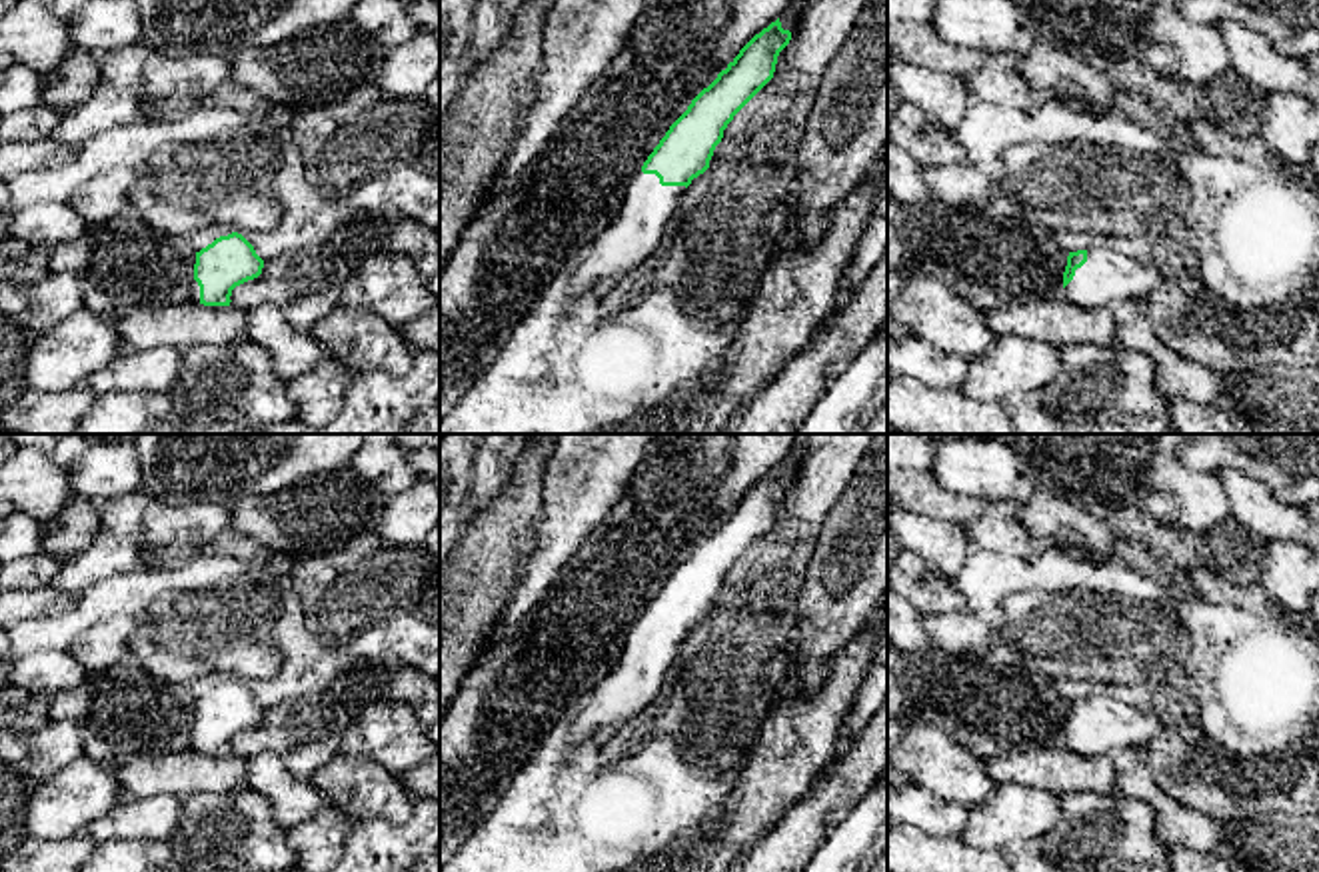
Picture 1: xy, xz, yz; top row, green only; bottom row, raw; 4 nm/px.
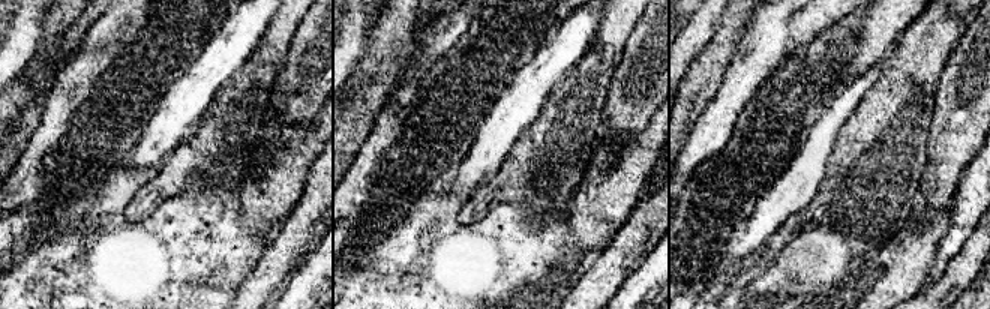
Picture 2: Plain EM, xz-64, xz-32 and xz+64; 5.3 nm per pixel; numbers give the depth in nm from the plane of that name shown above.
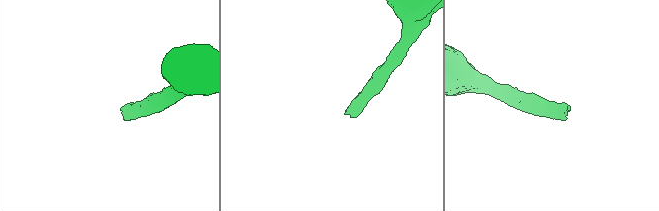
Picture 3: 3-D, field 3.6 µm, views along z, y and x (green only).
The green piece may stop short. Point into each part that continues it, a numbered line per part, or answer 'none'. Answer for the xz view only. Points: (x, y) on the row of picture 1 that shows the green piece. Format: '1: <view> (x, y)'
1: xz (636, 230)

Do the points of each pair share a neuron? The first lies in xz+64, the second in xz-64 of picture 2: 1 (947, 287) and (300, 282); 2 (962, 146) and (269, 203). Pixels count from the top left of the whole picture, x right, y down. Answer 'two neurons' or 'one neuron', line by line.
1: two neurons
2: two neurons

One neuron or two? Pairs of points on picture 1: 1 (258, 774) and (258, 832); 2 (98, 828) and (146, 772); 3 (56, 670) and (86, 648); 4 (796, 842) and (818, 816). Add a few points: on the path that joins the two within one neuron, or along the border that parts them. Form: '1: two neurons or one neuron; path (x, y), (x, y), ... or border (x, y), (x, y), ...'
1: two neurons; border (244, 784), (270, 802), (272, 818), (286, 828)
2: two neurons; border (170, 792), (124, 798)
3: two neurons; border (68, 652), (88, 672)
4: one neuron; path (798, 836), (812, 822)

